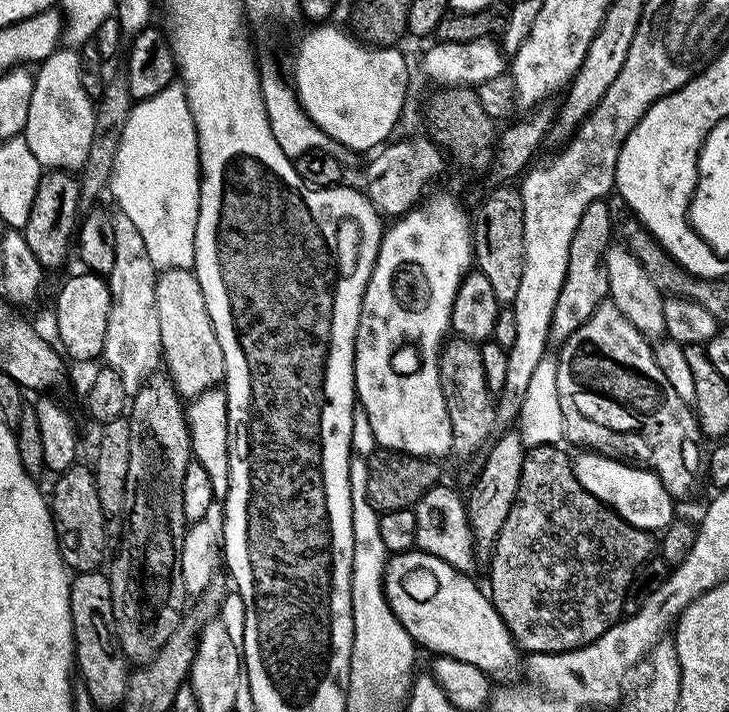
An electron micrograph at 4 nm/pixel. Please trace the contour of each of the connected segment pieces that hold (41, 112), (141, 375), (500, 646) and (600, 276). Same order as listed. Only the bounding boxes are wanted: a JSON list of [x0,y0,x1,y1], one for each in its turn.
[[23,46,96,170],[102,215,162,394],[384,550,518,674],[550,199,612,345]]

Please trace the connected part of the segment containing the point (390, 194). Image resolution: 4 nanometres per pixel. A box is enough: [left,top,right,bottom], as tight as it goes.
[366,139,446,218]

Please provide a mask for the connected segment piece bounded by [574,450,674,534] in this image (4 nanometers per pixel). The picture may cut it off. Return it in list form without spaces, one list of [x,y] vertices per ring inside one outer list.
[[[596,450],[581,451],[584,453],[580,457],[577,455],[574,460],[578,482],[582,482],[587,492],[594,494],[594,498],[598,498],[608,508],[615,510],[635,528],[656,534],[672,523],[674,498],[654,473],[635,463],[623,464],[612,456],[603,456],[600,452],[592,451]]]

